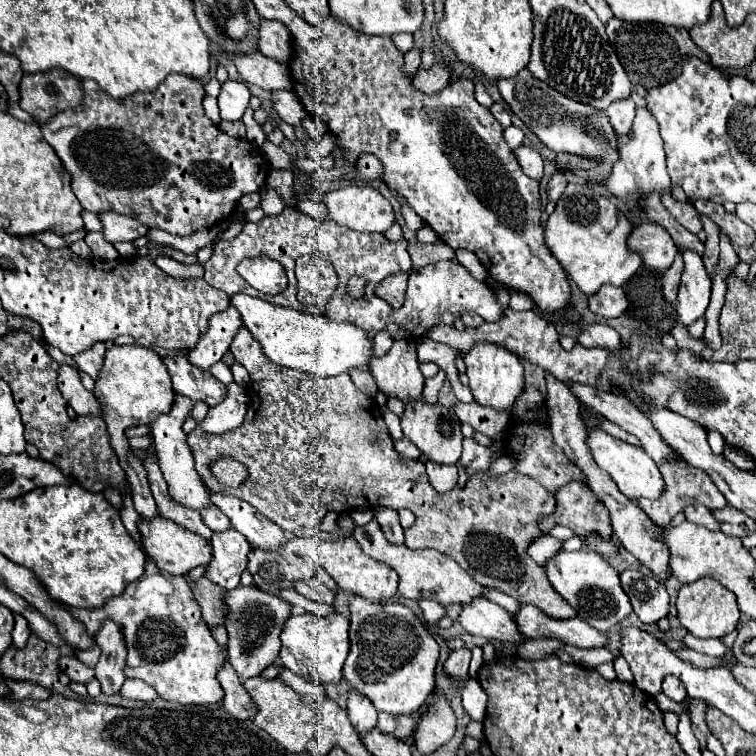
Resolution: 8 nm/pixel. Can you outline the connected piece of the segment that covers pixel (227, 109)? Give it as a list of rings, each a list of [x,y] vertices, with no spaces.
[[[224,82],[222,92],[218,94],[218,106],[224,120],[240,120],[248,108],[250,92],[244,88],[244,82]]]

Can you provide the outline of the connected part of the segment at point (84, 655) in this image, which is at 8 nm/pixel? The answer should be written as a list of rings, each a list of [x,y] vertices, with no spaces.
[[[94,645],[92,650],[76,650],[76,656],[82,664],[86,664],[88,668],[94,668],[98,663],[101,650],[97,645]]]

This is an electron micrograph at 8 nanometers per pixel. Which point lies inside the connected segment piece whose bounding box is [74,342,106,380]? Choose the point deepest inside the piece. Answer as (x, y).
(90, 362)

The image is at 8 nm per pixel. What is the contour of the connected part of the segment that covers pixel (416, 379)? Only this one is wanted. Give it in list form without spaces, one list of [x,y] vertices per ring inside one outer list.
[[[394,340],[390,352],[372,360],[372,376],[380,390],[400,398],[404,404],[418,400],[424,386],[424,376],[418,368],[416,342]]]

